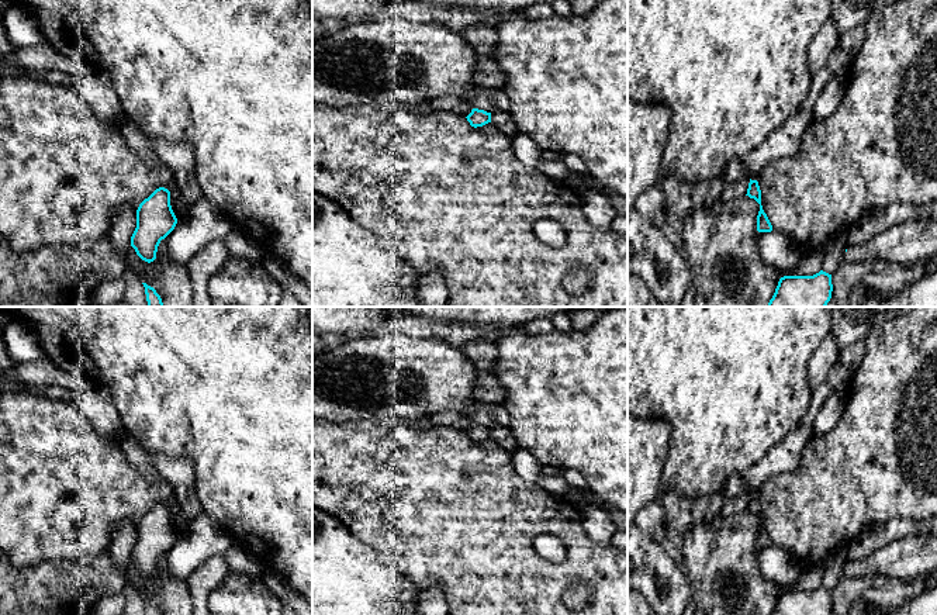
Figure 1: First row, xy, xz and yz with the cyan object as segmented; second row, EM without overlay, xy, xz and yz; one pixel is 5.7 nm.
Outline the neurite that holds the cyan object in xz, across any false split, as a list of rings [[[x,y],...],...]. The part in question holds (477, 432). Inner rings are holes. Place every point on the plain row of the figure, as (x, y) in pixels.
[[[473,424],[471,428],[466,432],[471,442],[483,442],[491,438],[491,428],[484,425]]]

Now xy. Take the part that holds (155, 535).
[[[159,502],[136,525],[136,543],[131,552],[131,562],[142,576],[151,578],[156,574],[160,556],[174,545],[176,539],[170,507]]]

